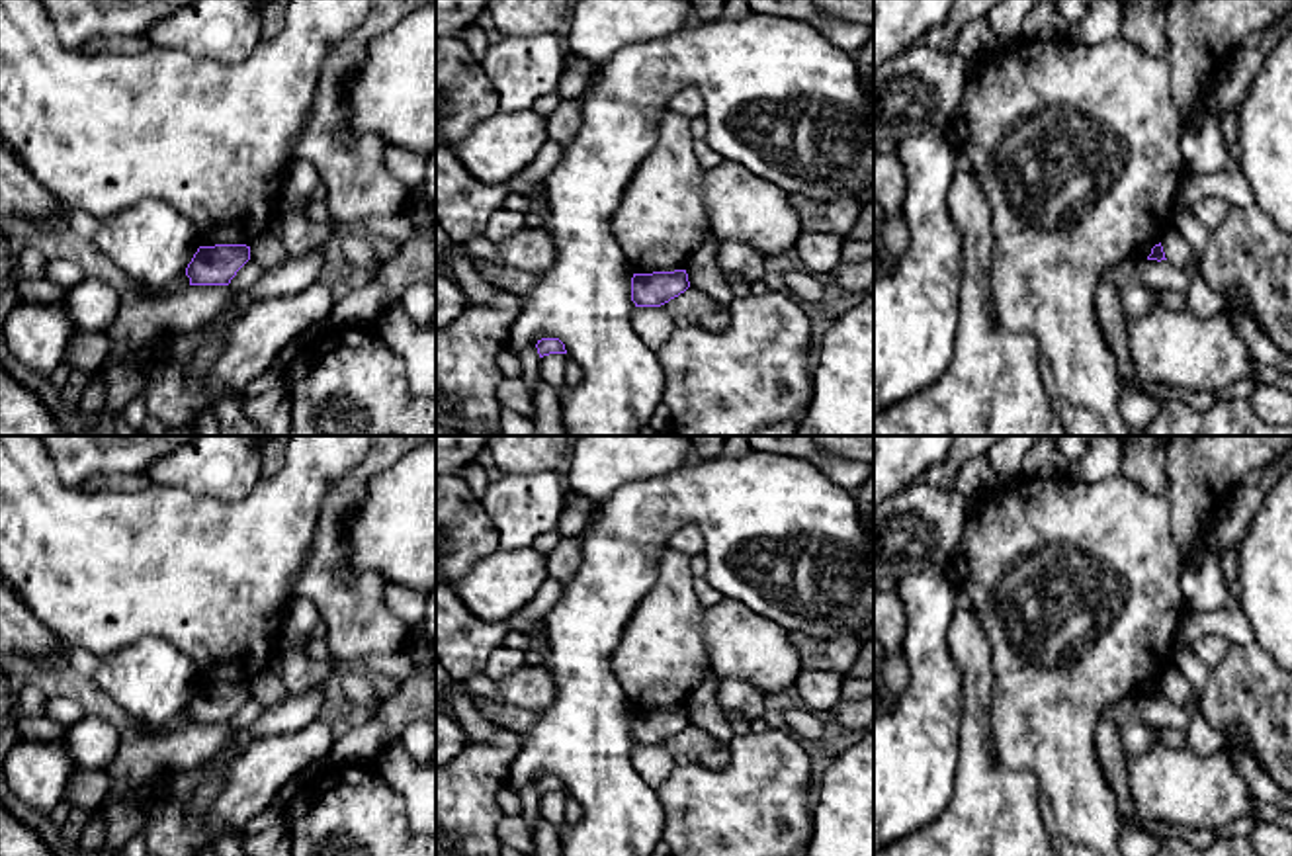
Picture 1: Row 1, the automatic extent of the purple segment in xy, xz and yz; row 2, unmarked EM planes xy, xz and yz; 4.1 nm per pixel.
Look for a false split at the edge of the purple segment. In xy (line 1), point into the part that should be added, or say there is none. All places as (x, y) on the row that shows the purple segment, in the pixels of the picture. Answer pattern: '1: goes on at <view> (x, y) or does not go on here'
1: does not go on here

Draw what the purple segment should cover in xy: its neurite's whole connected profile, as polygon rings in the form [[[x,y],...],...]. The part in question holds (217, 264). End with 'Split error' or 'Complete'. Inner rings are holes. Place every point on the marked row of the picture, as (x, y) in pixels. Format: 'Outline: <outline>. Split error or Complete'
Outline: [[[246,244],[199,246],[186,268],[190,285],[229,285],[237,272],[250,260]]]. Complete

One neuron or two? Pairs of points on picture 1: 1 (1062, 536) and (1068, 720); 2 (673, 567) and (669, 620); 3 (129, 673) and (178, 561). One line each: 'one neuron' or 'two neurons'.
1: one neuron
2: one neuron
3: two neurons

